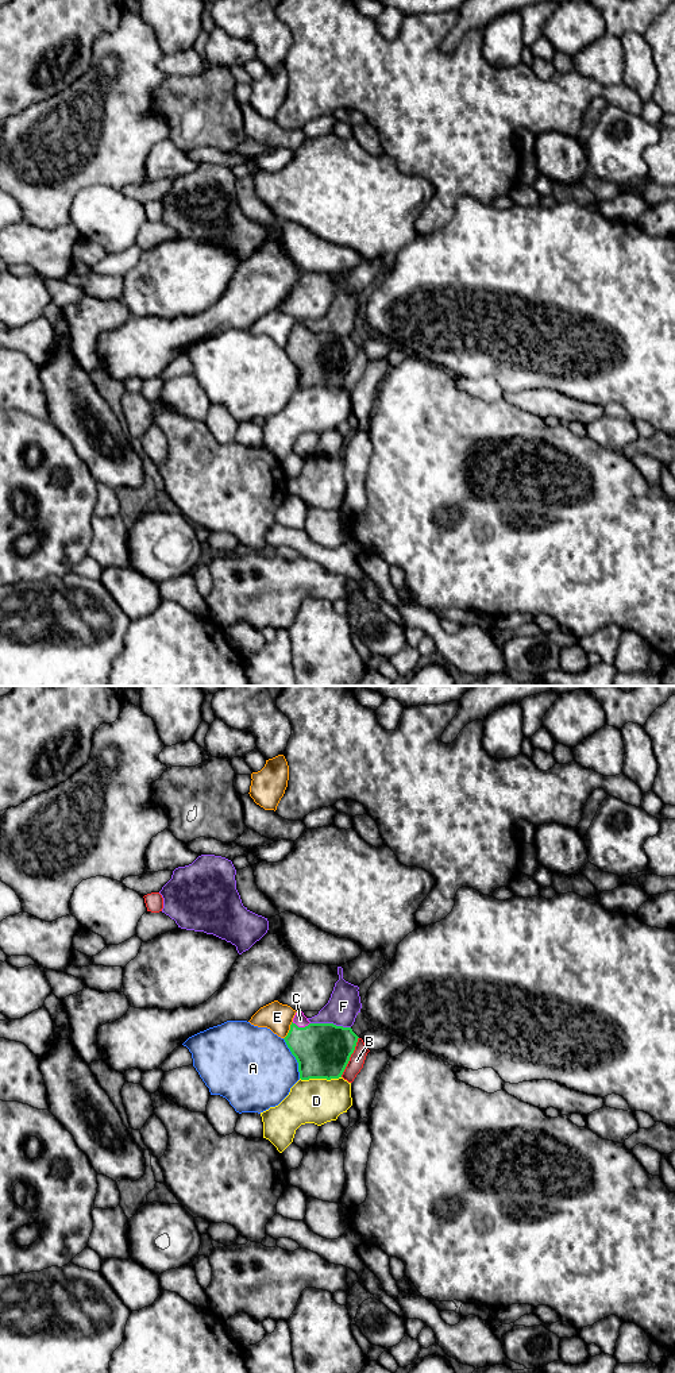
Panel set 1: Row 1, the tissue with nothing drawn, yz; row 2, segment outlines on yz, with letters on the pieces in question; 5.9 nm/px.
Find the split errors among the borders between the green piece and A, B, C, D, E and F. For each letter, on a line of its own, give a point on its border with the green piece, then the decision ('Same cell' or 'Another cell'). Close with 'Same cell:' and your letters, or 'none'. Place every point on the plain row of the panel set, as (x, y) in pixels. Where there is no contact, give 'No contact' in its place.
A: Touches green at yz (296, 367). Another cell
B: Touches green at yz (350, 365). Another cell
C: Touches green at yz (301, 336). Same cell
D: Touches green at yz (320, 386). Another cell
E: Touches green at yz (289, 339). Another cell
F: Touches green at yz (331, 332). Another cell
Same cell: C

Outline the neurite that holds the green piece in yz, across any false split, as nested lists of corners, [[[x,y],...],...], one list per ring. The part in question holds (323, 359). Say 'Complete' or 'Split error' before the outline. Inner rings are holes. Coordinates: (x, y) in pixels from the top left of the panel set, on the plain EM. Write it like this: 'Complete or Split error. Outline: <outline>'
Split error. Outline: [[[297,320],[284,348],[298,371],[301,389],[331,389],[342,386],[358,347],[351,336],[310,332]]]

